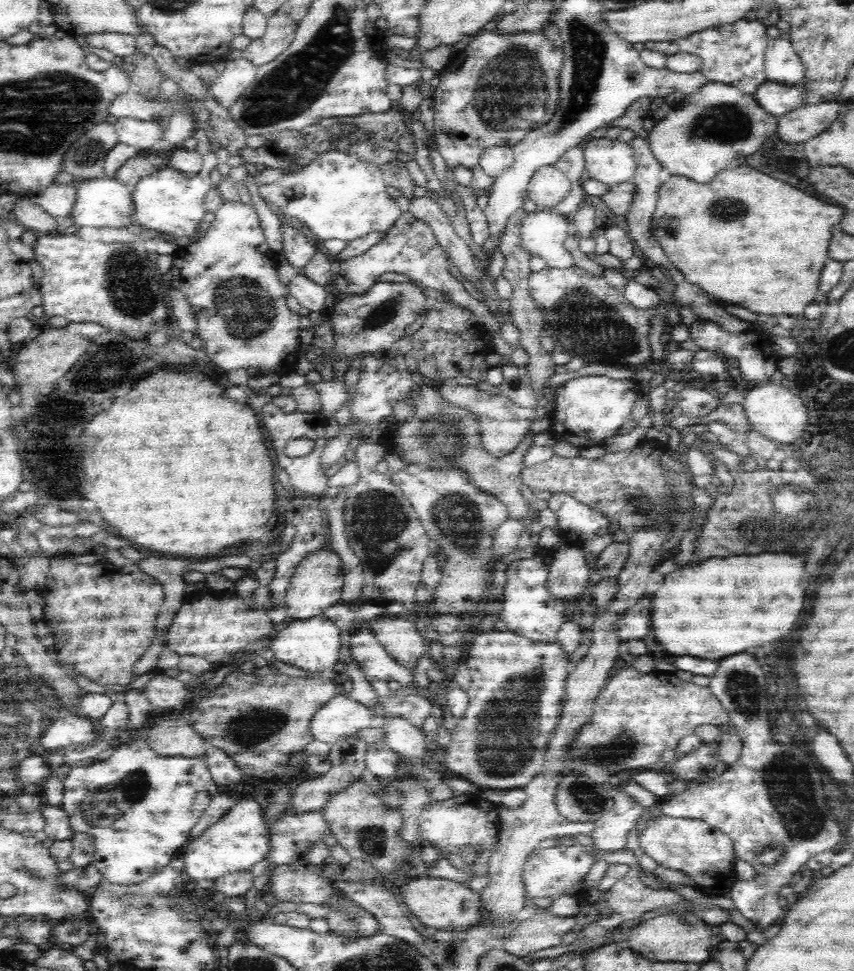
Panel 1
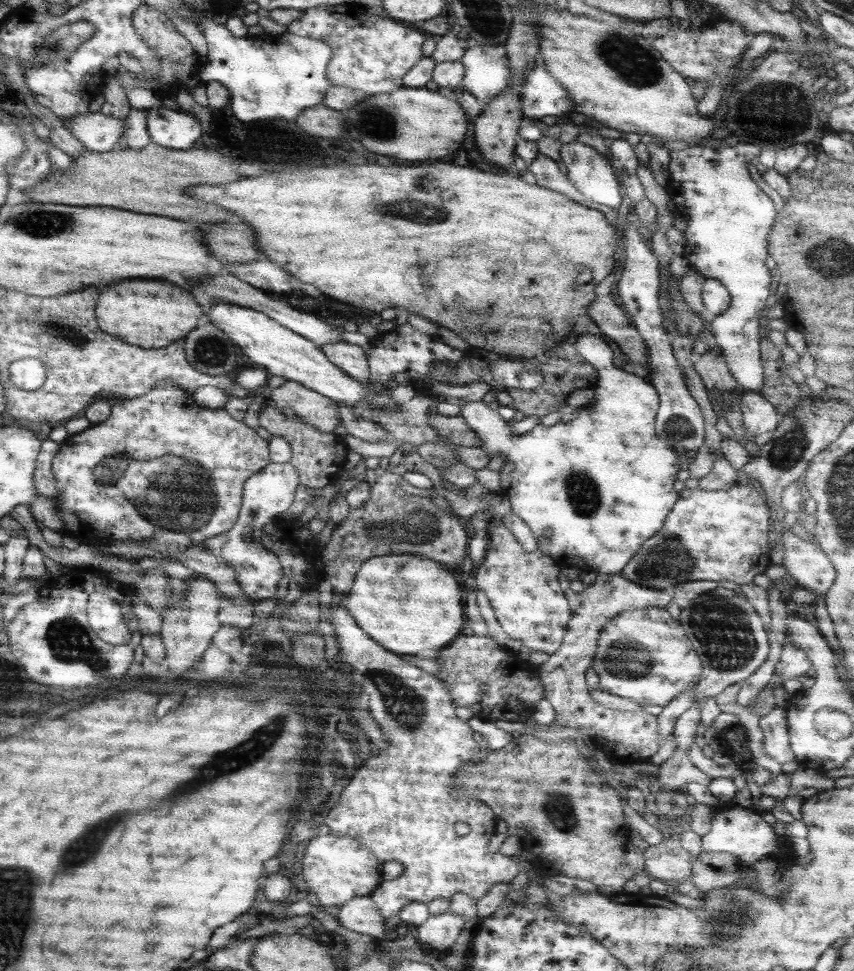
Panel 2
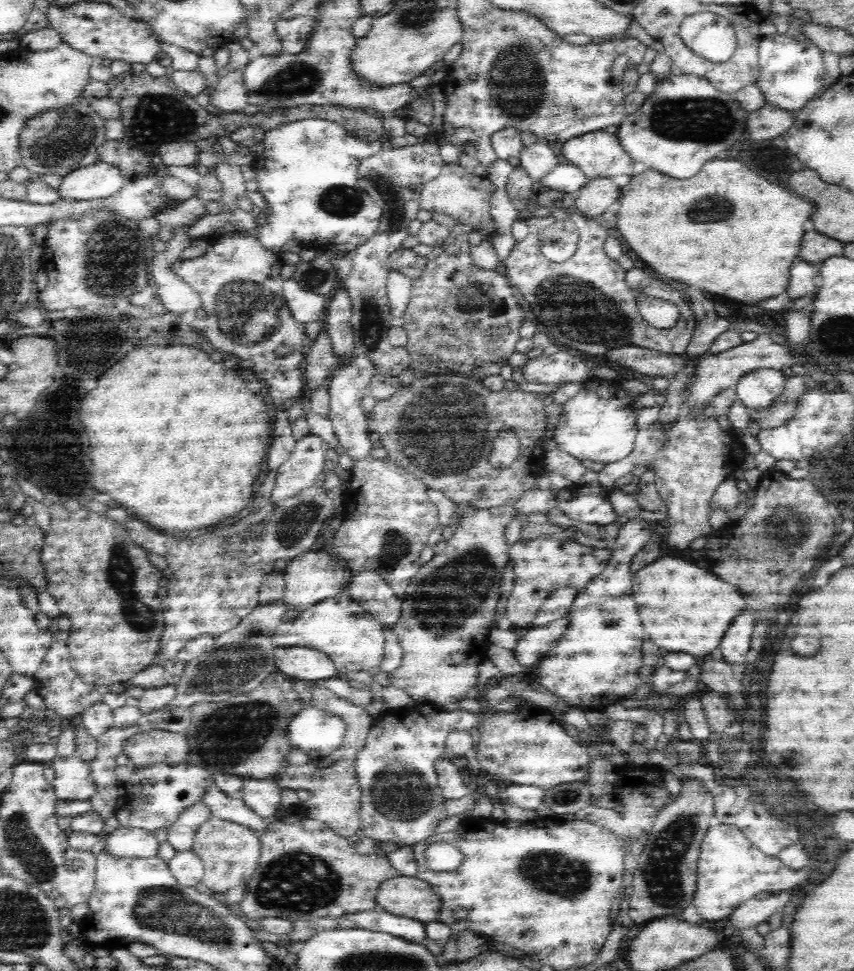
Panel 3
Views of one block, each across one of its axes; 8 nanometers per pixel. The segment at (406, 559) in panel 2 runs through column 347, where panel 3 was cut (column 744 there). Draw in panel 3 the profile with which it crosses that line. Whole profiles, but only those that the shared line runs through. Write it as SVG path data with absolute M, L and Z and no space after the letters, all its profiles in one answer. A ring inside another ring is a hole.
M660 557L654 564L638 570L633 576L633 598L640 612L648 610L666 614L642 616L644 632L658 648L668 652L686 652L696 658L708 656L718 648L726 630L748 608L746 592L722 582L704 568L684 562L680 557ZM668 616L672 616L672 622L668 622Z

